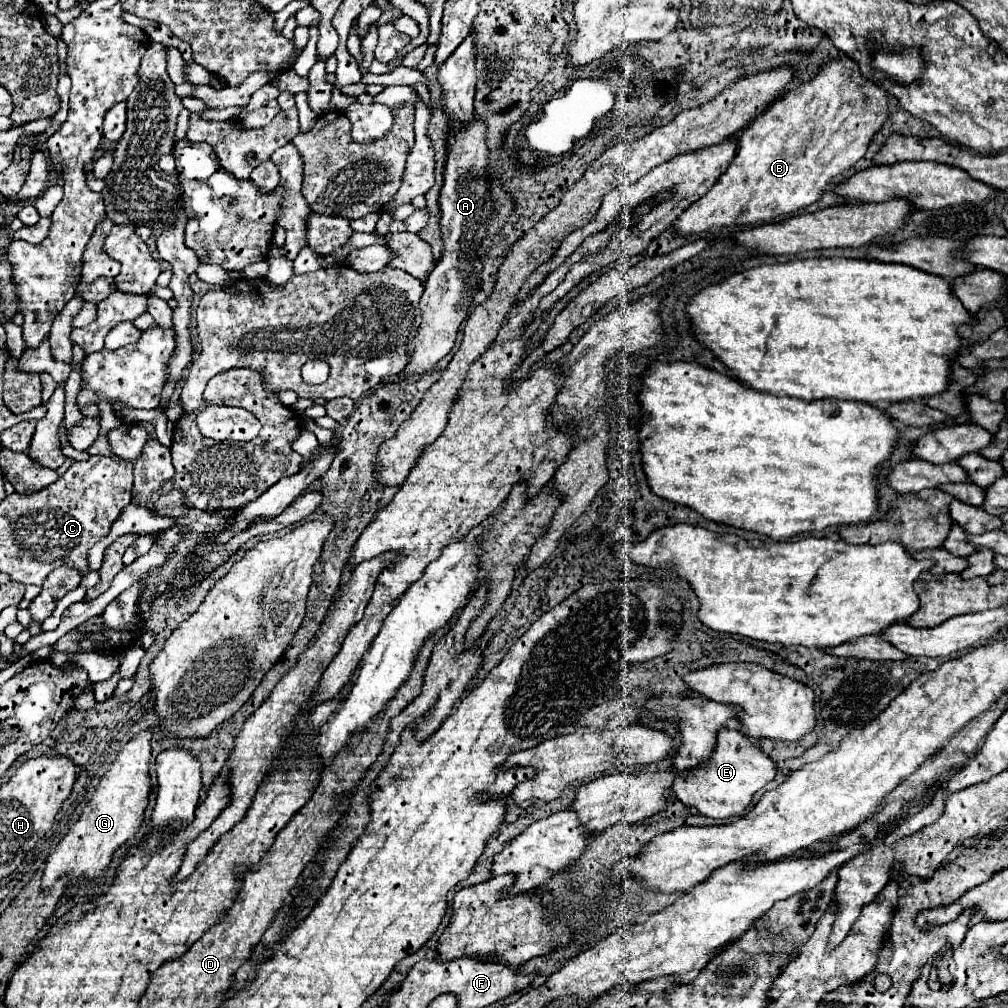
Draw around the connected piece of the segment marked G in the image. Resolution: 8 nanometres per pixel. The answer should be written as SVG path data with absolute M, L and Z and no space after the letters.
M142 730L130 742L122 746L110 770L100 778L90 802L82 810L78 822L68 830L68 834L60 840L56 850L46 860L46 870L42 876L42 888L48 890L60 876L68 876L70 882L82 882L84 878L102 876L116 848L126 844L126 840L134 838L142 824L142 814L148 806L150 794L150 740L152 732Z

